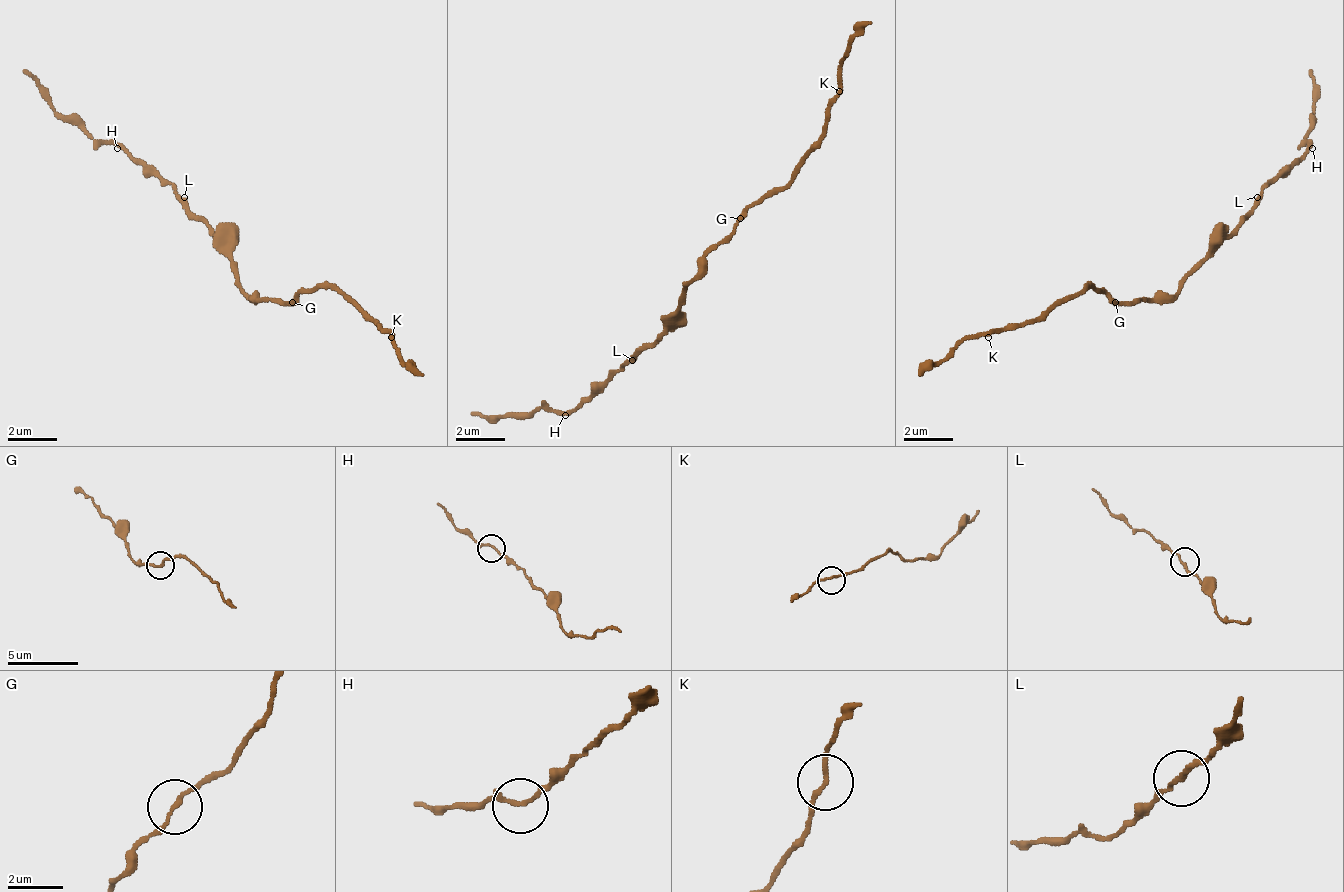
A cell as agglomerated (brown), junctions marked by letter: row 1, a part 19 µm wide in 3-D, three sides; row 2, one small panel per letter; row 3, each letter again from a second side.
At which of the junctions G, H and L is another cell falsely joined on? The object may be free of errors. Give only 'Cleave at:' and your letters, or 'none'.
Cleave at: none

